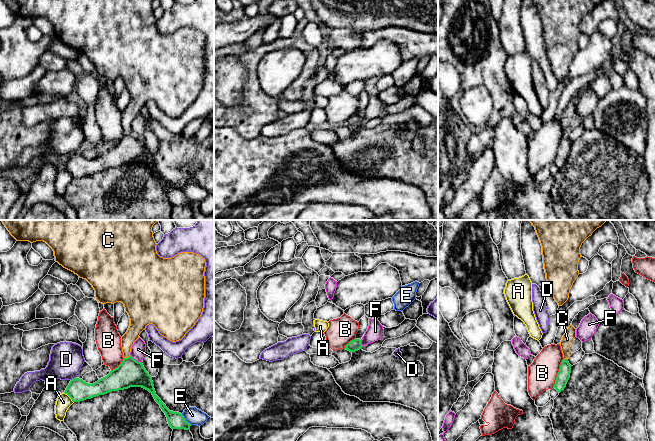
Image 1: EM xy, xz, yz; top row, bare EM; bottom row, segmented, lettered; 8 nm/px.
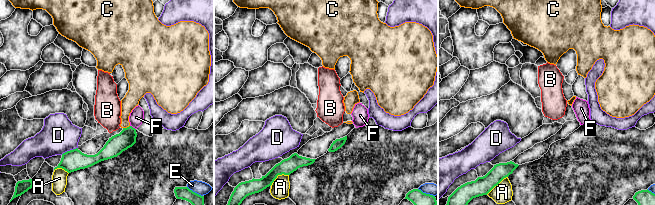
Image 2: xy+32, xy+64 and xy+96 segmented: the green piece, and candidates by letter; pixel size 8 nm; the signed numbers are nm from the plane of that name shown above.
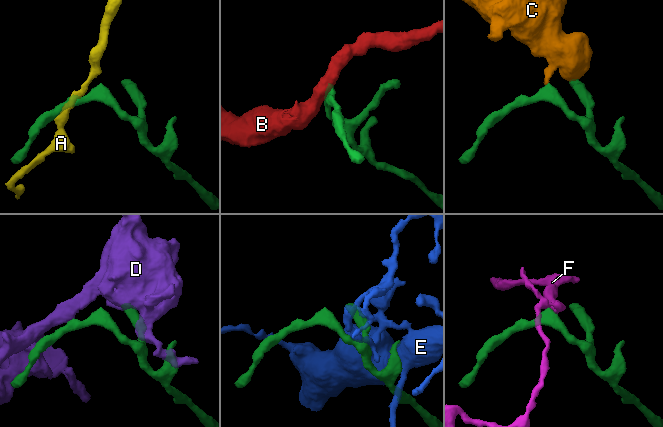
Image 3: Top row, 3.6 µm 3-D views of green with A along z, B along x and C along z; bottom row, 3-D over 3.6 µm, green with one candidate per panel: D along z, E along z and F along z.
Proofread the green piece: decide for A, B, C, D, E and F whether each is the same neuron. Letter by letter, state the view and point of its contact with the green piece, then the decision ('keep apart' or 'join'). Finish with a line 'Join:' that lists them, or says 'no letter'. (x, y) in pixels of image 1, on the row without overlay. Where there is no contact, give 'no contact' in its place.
A: xy (69, 172) | keep apart
B: yz (558, 148) | keep apart
C: xy (127, 133) | join
D: xy (74, 154) | keep apart
E: xy (185, 196) | keep apart
F: xy (135, 136) | keep apart
Join: C

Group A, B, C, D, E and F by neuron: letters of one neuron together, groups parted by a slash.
A / B / C / D / E / F

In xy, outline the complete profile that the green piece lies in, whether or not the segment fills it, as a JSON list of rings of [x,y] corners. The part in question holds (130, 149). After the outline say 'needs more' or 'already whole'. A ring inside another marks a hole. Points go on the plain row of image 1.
[[[4,0],[10,10],[17,17],[46,18],[54,27],[55,37],[64,44],[74,48],[79,54],[86,55],[95,66],[96,75],[102,79],[122,78],[130,94],[130,102],[121,113],[123,137],[110,147],[110,149],[93,160],[82,155],[74,154],[65,166],[73,178],[104,171],[112,167],[142,163],[148,166],[155,177],[165,189],[169,202],[172,205],[190,206],[191,200],[179,188],[170,187],[156,171],[152,153],[141,138],[136,137],[131,131],[131,123],[139,114],[146,102],[153,100],[159,109],[172,118],[181,116],[201,93],[205,74],[205,35],[193,28],[181,28],[172,34],[163,34],[157,30],[156,18],[153,13],[154,0]]] | needs more

